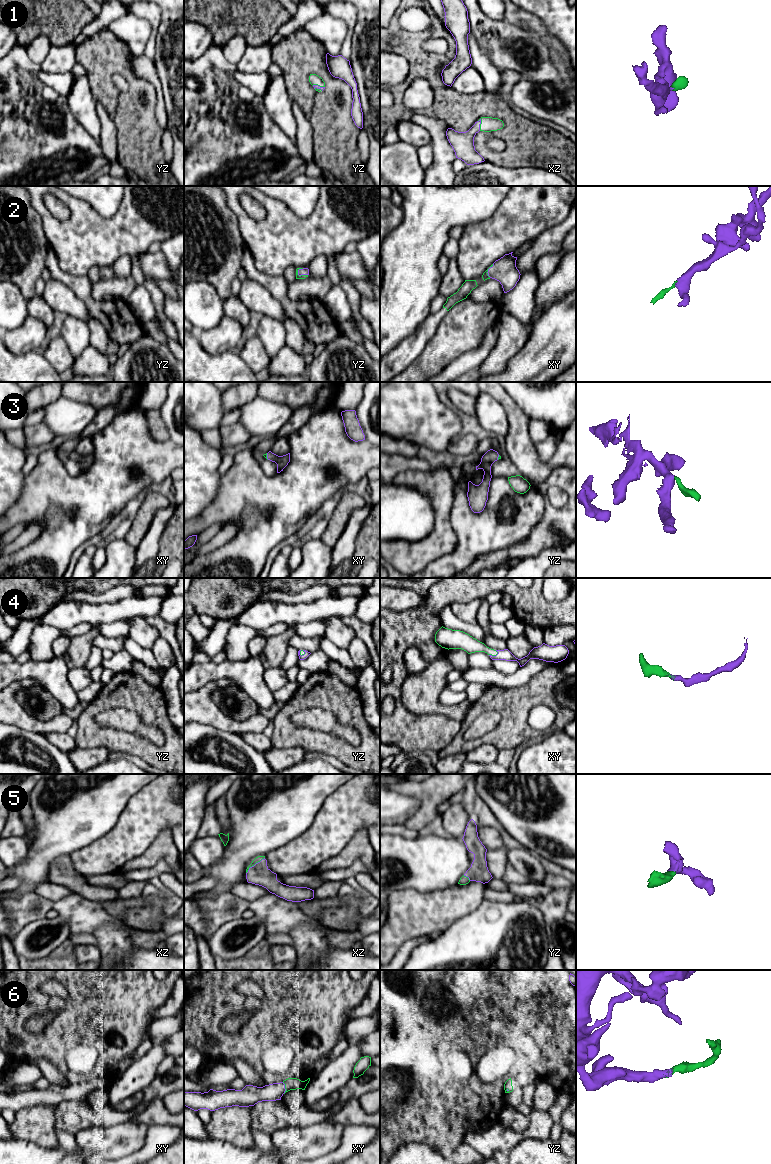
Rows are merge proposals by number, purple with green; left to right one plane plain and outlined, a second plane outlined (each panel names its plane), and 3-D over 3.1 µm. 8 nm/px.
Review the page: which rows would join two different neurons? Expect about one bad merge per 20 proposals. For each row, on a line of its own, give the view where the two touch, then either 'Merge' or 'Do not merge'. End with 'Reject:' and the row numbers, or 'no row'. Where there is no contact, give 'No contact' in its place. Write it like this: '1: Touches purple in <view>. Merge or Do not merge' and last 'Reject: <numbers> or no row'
1: Touches purple in xz. Merge
2: Touches purple in yz. Merge
3: Touches purple in xy. Merge
4: Touches purple in xy. Merge
5: Touches purple in xz. Merge
6: Touches purple in xy. Merge
Reject: no row

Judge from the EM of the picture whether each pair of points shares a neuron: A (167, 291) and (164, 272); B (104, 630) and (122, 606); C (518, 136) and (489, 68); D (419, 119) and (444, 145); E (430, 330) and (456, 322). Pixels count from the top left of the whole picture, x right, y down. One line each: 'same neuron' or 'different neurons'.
A: different neurons
B: different neurons
C: different neurons
D: same neuron
E: different neurons

